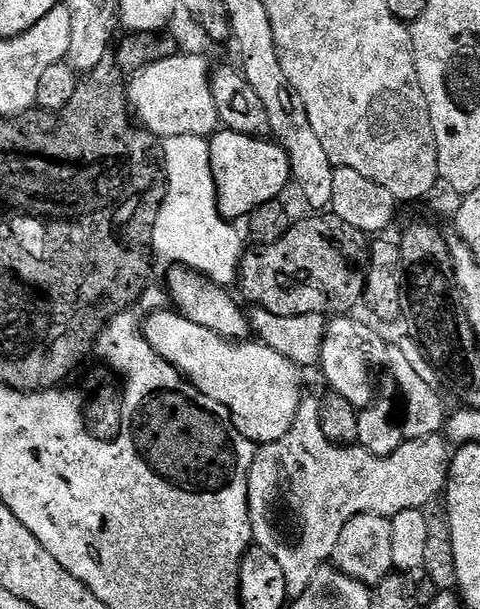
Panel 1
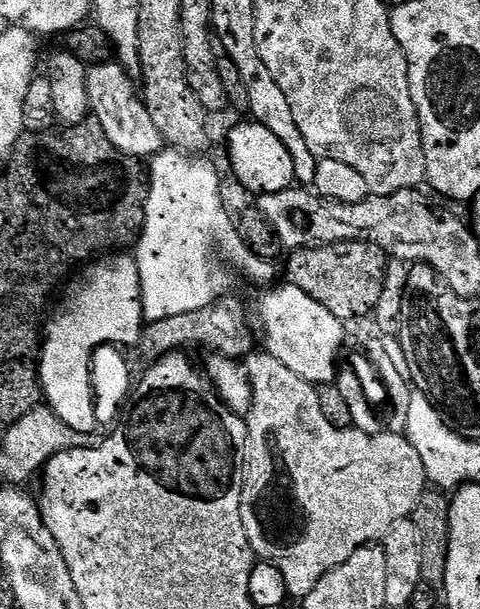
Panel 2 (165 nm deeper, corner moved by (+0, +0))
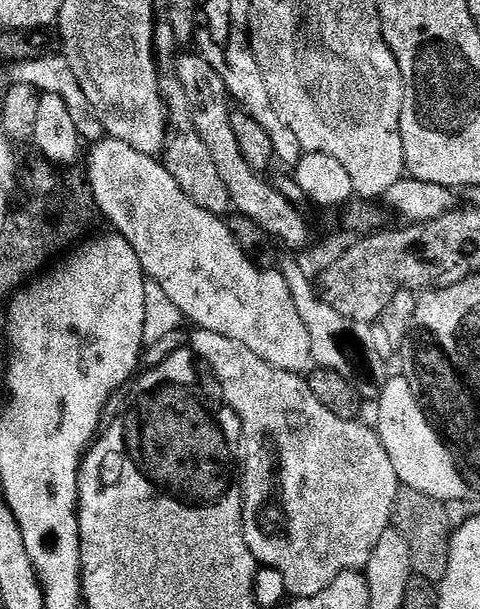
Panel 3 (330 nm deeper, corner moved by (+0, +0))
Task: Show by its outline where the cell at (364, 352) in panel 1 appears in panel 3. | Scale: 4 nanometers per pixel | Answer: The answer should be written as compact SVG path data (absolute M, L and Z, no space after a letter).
M101 138L91 148L86 178L99 215L101 212L116 227L113 229L119 236L134 246L134 254L138 254L145 277L166 290L166 296L174 306L178 306L181 317L187 323L189 320L196 324L192 326L197 329L205 328L214 334L222 334L222 338L230 338L246 346L246 350L254 350L262 362L278 370L307 373L313 367L310 333L298 314L298 306L294 306L284 275L279 270L261 268L251 256L246 255L236 244L227 223L190 202L190 198L182 194L182 186L174 182L157 157L142 154L134 150L134 146L126 146L126 142L111 138Z

